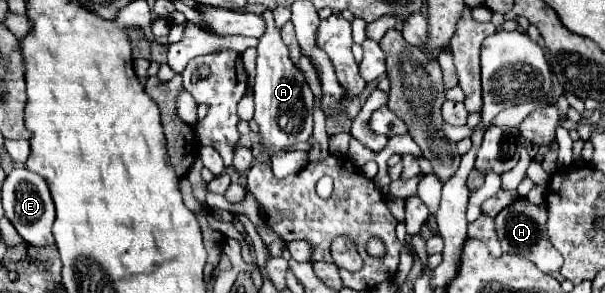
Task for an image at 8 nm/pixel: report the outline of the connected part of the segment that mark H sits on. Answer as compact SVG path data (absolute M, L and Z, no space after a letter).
M517 199L515 203L499 211L499 215L495 217L495 231L503 253L523 255L525 259L531 259L543 273L555 273L561 269L563 257L559 255L559 251L555 251L555 247L551 247L551 241L547 239L547 233L543 231L545 221L547 221L547 211L539 209L537 205L531 205L525 199Z

